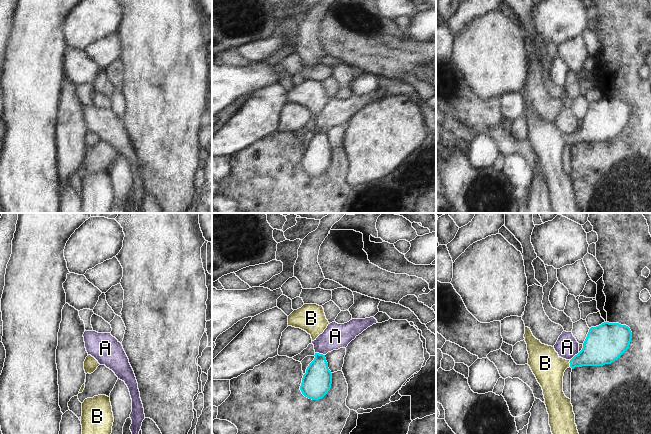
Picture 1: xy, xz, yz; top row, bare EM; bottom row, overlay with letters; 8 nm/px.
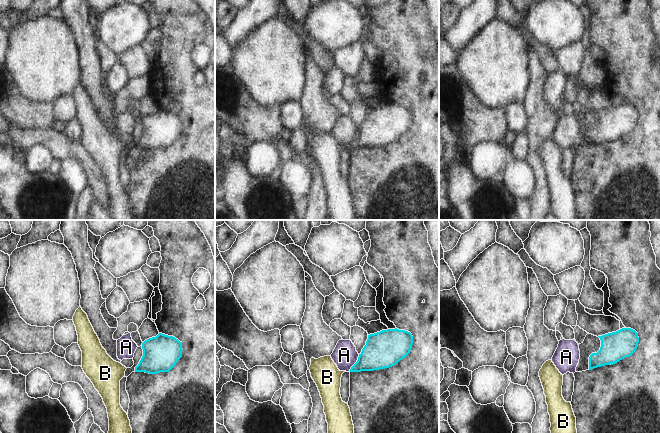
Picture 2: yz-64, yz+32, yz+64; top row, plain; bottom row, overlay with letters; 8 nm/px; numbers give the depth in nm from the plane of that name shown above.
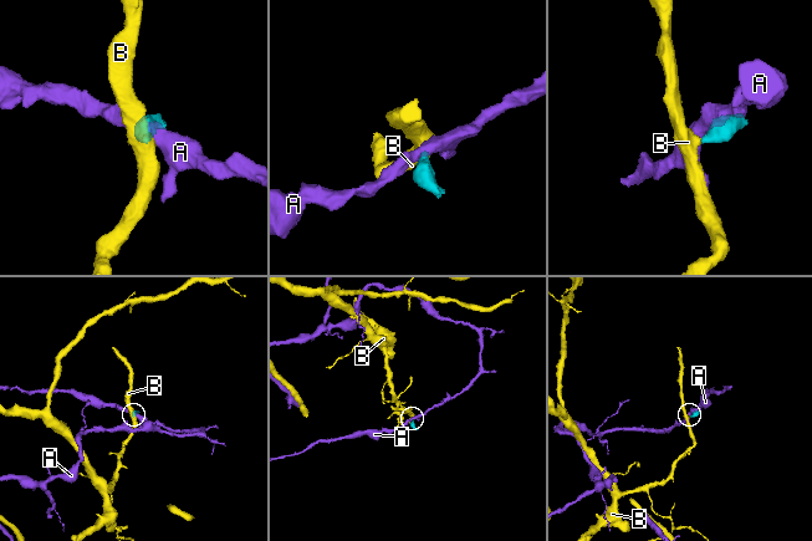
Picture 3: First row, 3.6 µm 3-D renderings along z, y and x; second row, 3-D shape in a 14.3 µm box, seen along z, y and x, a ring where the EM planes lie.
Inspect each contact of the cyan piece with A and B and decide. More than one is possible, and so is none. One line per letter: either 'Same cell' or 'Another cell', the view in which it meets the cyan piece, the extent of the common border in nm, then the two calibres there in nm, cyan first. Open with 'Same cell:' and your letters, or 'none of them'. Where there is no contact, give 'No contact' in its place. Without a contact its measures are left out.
Same cell: B
A: Another cell. Touches cyan in xz. Shared border 80 nm. Thickness 240 nm (cyan) against 200 nm
B: Same cell. Touches cyan in yz. Shared border 60 nm. Thickness 240 nm (cyan) against 260 nm

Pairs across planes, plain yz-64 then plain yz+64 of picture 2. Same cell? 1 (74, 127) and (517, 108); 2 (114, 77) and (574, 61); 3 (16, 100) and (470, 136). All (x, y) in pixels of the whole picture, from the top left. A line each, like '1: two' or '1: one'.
1: two
2: two
3: one

